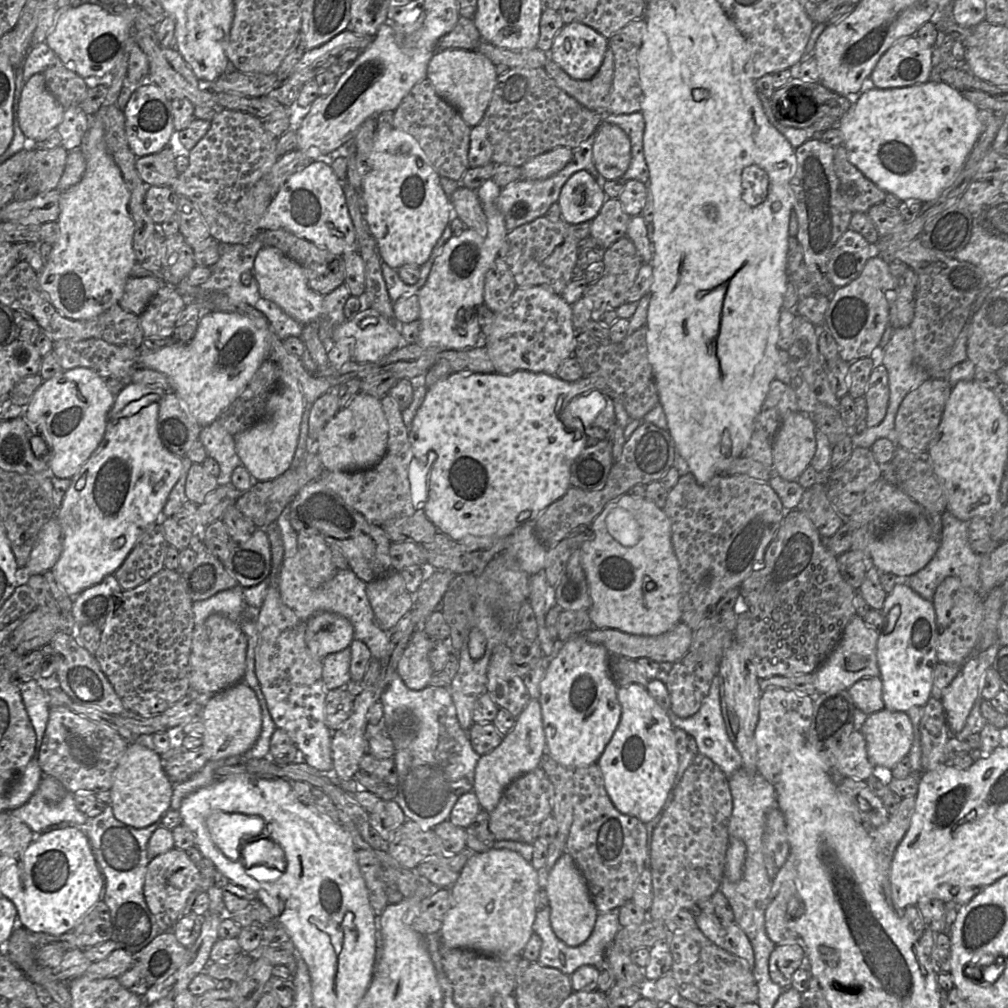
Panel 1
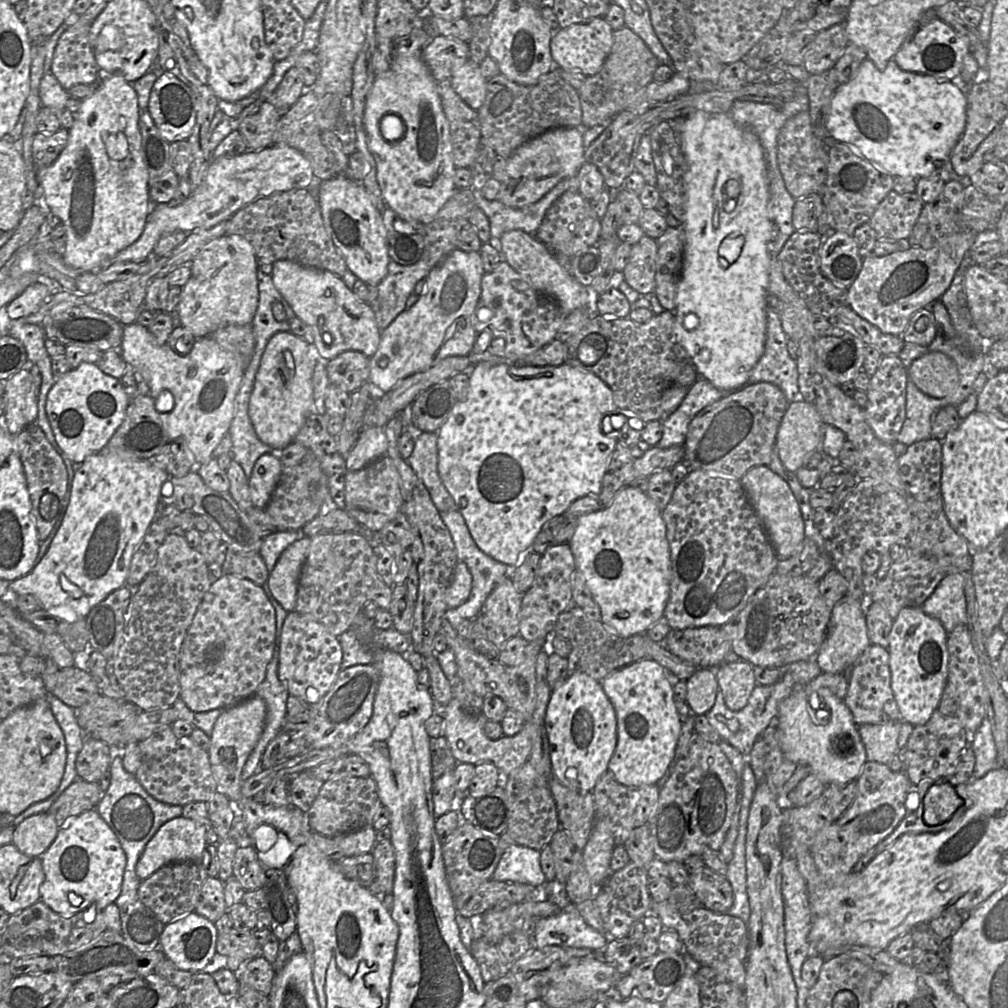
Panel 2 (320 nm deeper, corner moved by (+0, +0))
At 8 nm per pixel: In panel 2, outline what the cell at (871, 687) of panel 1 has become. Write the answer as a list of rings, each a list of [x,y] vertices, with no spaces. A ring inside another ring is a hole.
[[[870,644],[858,657],[851,669],[844,698],[857,725],[883,724],[900,720],[900,713],[891,689],[889,653],[886,648]]]

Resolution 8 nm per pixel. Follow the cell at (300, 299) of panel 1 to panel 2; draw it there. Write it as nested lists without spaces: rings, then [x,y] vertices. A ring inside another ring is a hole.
[[[277,260],[272,265],[274,286],[295,315],[311,328],[320,359],[330,361],[348,350],[359,351],[368,358],[374,356],[382,330],[376,323],[371,305],[361,302],[341,277],[327,270],[306,267],[290,260]]]

